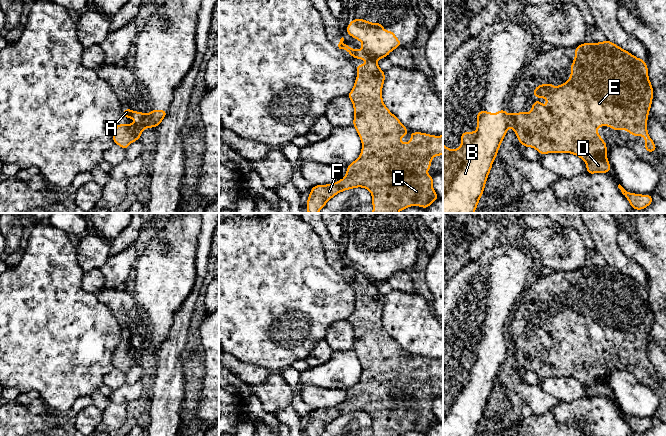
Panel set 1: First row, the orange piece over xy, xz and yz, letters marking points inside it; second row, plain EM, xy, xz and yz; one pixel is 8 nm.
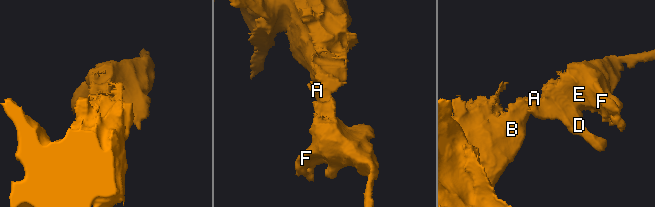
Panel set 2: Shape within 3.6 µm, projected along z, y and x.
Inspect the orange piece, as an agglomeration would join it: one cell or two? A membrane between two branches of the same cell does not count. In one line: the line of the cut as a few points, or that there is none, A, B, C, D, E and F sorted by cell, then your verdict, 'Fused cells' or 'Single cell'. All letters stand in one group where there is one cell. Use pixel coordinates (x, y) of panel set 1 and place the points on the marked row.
Split along xy (148, 116), (144, 127). Groups: A C D E F / B. Fused cells

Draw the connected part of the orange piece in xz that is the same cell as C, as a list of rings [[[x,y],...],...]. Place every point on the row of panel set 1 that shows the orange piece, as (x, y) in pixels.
[[[342,37],[338,44],[339,49],[347,50],[353,58],[368,61],[365,65],[355,65],[358,76],[355,78],[353,89],[347,95],[354,106],[353,126],[362,141],[362,151],[359,158],[347,166],[344,178],[333,184],[312,187],[307,199],[307,211],[318,213],[336,194],[356,187],[363,187],[371,192],[372,213],[398,213],[409,206],[427,209],[439,196],[432,187],[433,175],[425,173],[431,168],[431,159],[443,155],[443,135],[411,132],[410,143],[398,143],[397,141],[407,134],[408,129],[383,103],[385,72],[379,68],[377,59],[372,54],[362,52],[360,48],[353,50],[351,45],[344,45],[343,41]]]

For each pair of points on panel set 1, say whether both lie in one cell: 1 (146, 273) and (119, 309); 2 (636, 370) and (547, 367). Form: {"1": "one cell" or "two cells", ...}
{"1": "two cells", "2": "one cell"}

